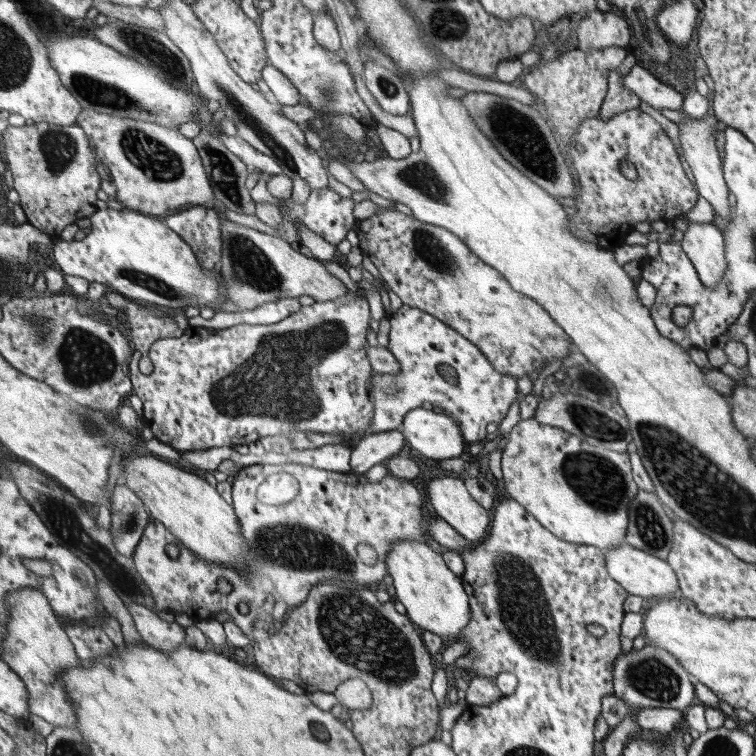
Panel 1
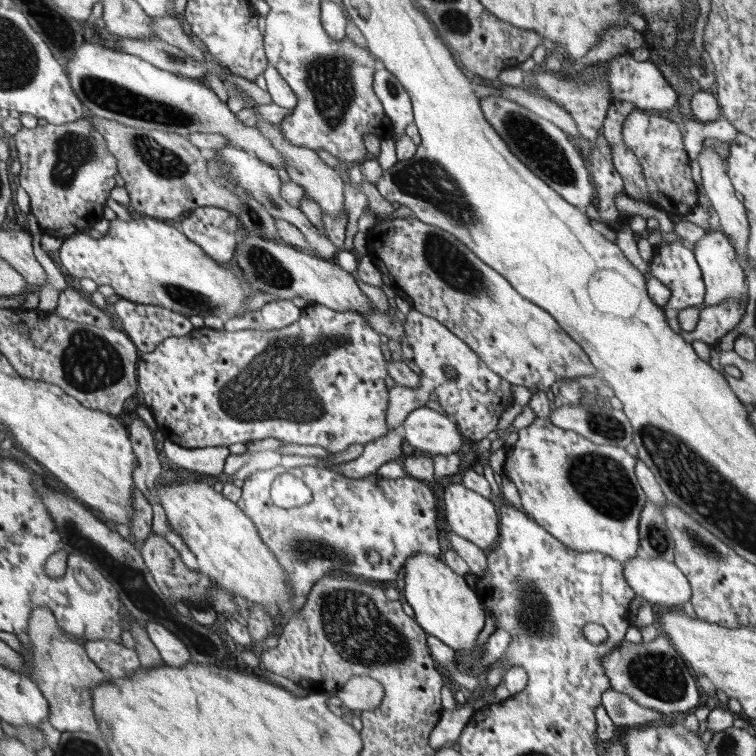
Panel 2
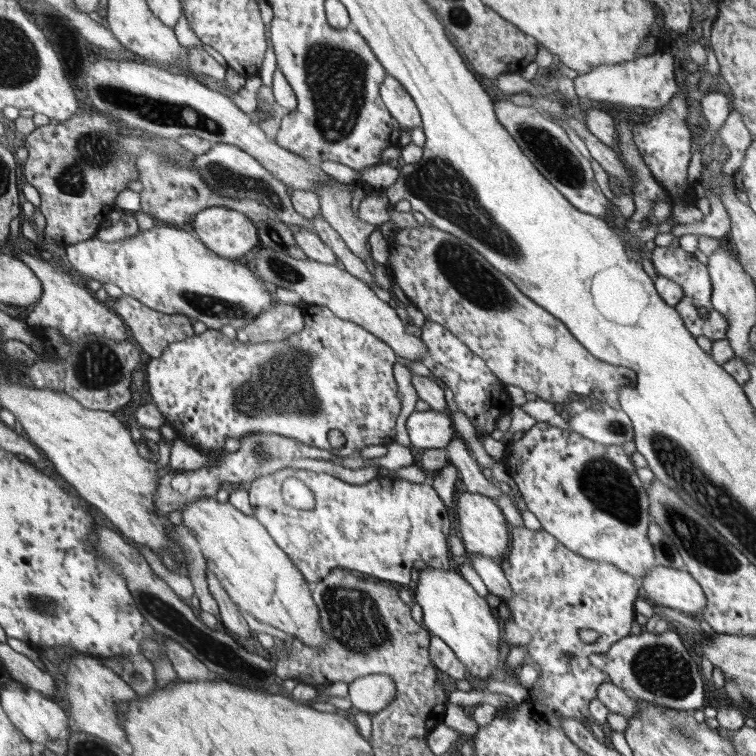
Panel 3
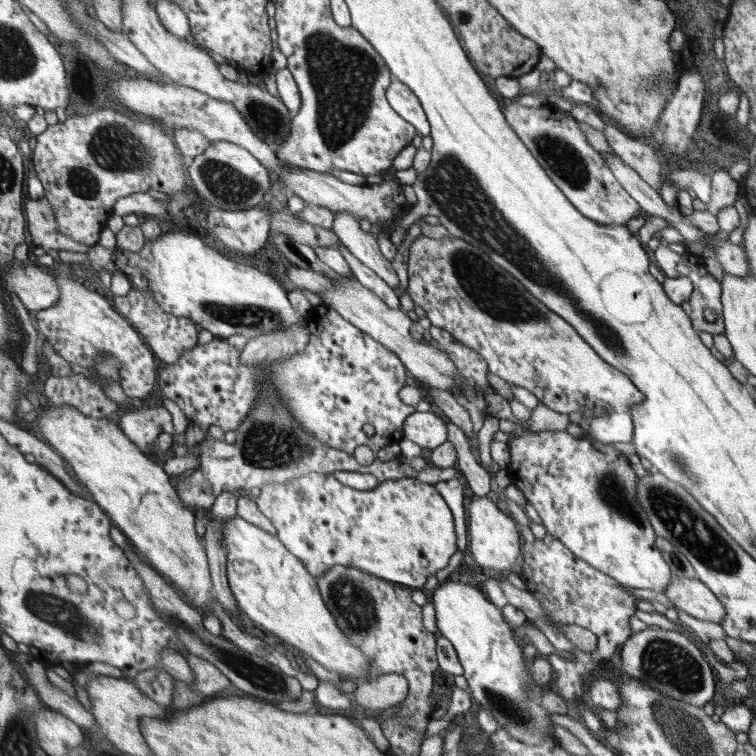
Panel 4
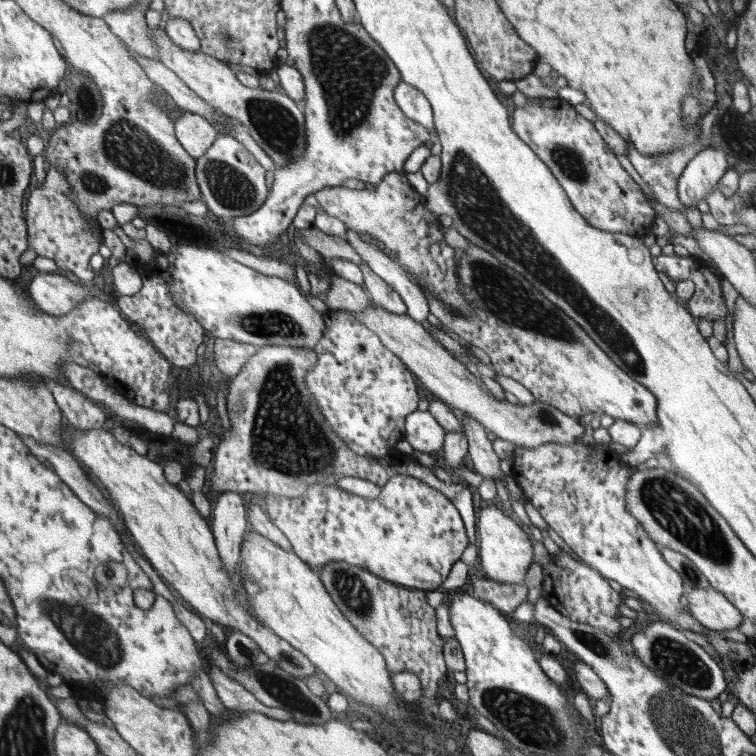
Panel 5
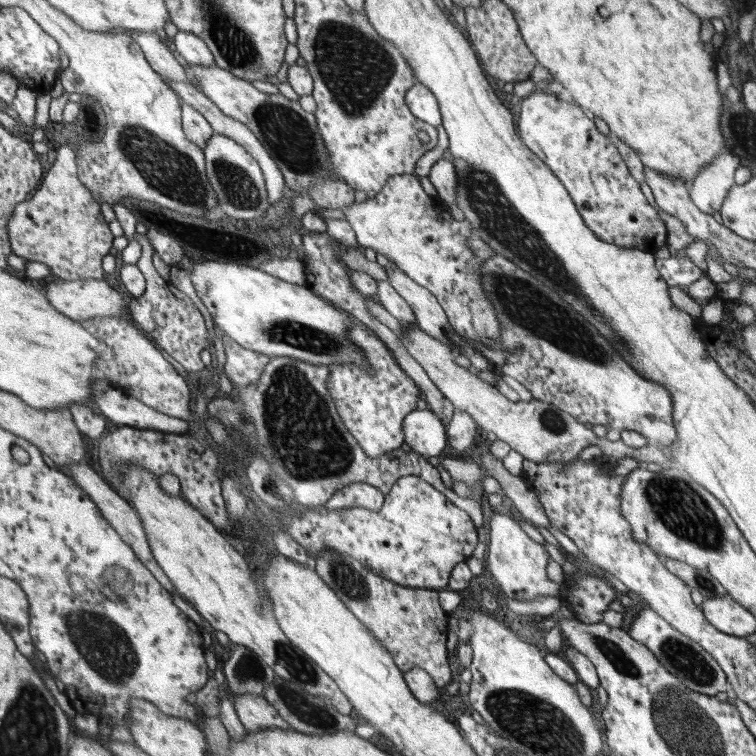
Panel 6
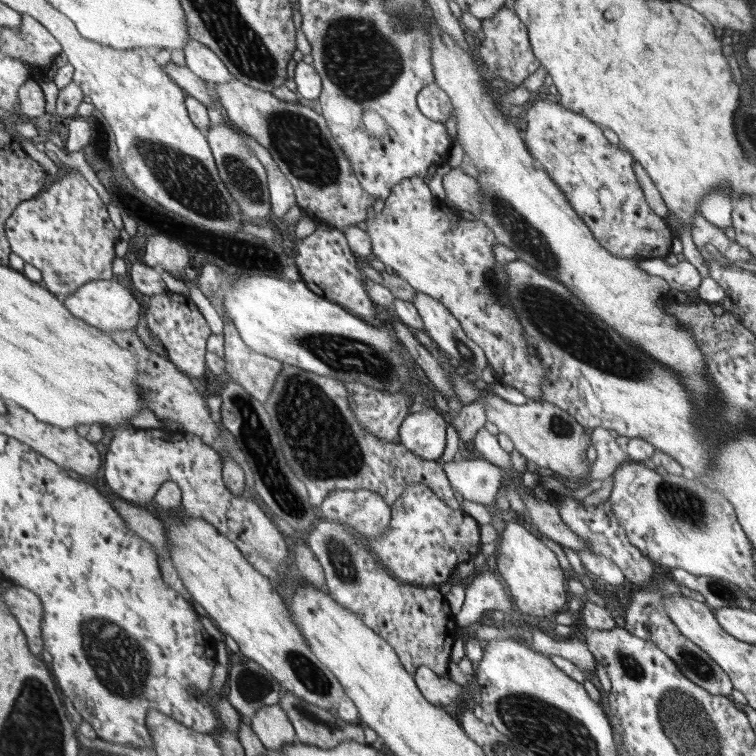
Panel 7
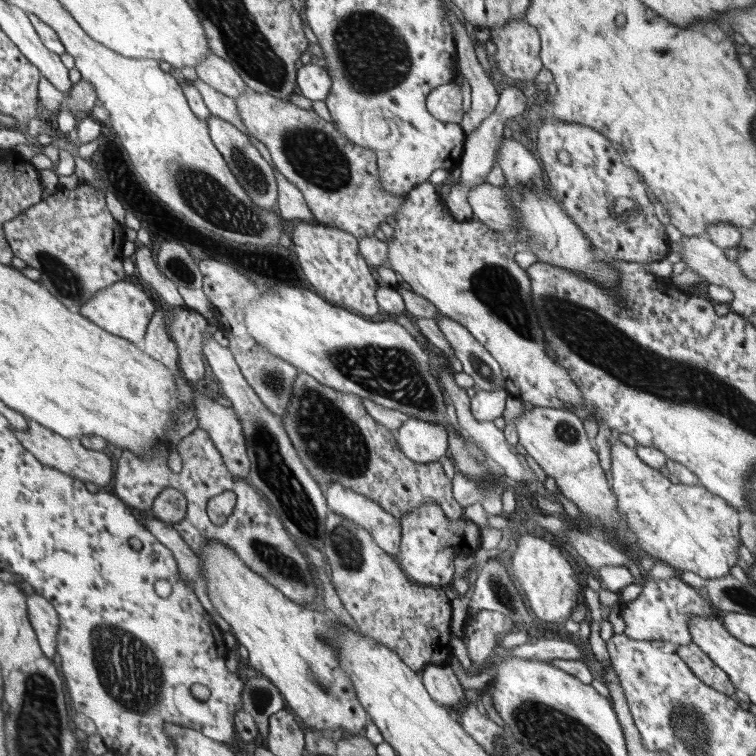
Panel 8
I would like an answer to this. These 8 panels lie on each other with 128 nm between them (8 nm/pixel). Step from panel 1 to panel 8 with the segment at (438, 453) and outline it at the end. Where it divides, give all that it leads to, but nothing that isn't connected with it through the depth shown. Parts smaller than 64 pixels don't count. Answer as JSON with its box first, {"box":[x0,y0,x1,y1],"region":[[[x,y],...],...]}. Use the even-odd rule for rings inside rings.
{"box":[396,419,449,463],"region":[[[409,419],[396,431],[402,453],[418,463],[441,462],[448,456],[449,432],[442,425]]]}

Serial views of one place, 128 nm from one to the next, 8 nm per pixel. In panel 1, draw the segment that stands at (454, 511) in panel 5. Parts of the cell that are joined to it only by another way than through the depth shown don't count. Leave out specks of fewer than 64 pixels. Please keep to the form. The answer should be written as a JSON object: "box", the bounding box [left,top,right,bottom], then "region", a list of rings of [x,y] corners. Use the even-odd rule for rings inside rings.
{"box":[132,464,428,631],"region":[[[287,464],[287,465],[250,465],[243,467],[235,476],[232,485],[233,507],[236,509],[238,524],[241,525],[243,537],[251,546],[251,560],[249,568],[238,572],[235,568],[228,568],[221,564],[214,564],[208,560],[202,560],[197,553],[181,543],[176,536],[165,528],[159,521],[152,520],[149,527],[142,535],[136,551],[132,554],[136,570],[150,587],[155,610],[171,611],[179,614],[187,614],[196,621],[214,619],[218,612],[229,612],[232,620],[244,631],[242,616],[238,614],[238,604],[246,602],[250,607],[250,614],[244,616],[246,622],[252,624],[252,611],[256,608],[254,604],[254,588],[262,586],[266,590],[266,598],[270,596],[274,600],[274,608],[282,614],[294,604],[302,604],[307,599],[308,592],[314,584],[322,580],[330,580],[330,576],[336,582],[347,580],[358,584],[376,585],[382,578],[389,574],[387,555],[393,544],[398,540],[424,540],[422,537],[428,535],[428,526],[424,520],[424,494],[418,492],[418,488],[406,479],[385,476],[381,481],[369,481],[364,474],[348,472],[330,472],[313,468],[309,465]],[[273,472],[292,472],[298,480],[298,495],[290,502],[280,505],[266,505],[256,497],[256,489],[266,477]],[[362,542],[372,546],[378,554],[378,560],[374,565],[368,565],[358,559],[358,544]],[[168,544],[176,544],[180,552],[176,559],[168,557],[164,548]],[[226,578],[232,585],[231,592],[220,594],[218,591],[218,580]]]}

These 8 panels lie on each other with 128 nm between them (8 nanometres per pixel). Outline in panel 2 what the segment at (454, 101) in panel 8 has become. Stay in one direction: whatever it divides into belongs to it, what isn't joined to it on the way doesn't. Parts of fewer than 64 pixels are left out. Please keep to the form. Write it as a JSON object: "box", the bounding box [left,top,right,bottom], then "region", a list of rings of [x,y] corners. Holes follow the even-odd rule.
{"box":[373,69,414,136],"region":[[[386,69],[376,71],[373,82],[377,97],[384,105],[386,116],[393,123],[393,133],[402,136],[414,120],[411,98],[401,82]]]}

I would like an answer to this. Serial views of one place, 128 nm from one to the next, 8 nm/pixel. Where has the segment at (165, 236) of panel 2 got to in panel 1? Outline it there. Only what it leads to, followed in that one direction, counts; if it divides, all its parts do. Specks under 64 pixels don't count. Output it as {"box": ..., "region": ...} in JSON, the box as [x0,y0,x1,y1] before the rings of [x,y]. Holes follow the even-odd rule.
{"box":[54,204,219,308],"region":[[[111,204],[108,209],[97,209],[91,216],[92,231],[82,240],[65,241],[60,239],[54,245],[54,262],[63,274],[85,278],[88,282],[99,282],[112,288],[118,294],[132,301],[144,304],[158,304],[168,308],[214,308],[219,306],[218,278],[202,272],[201,261],[189,244],[171,229],[163,219],[132,211],[123,206]]]}

